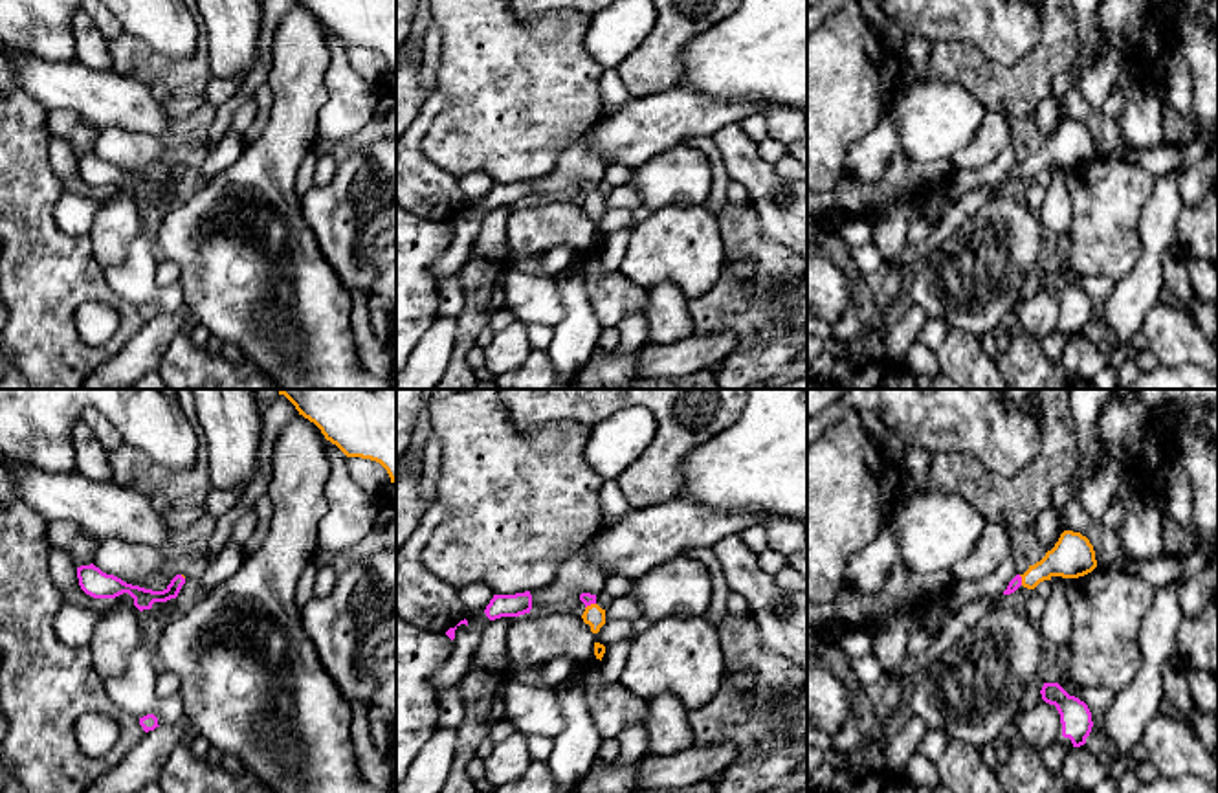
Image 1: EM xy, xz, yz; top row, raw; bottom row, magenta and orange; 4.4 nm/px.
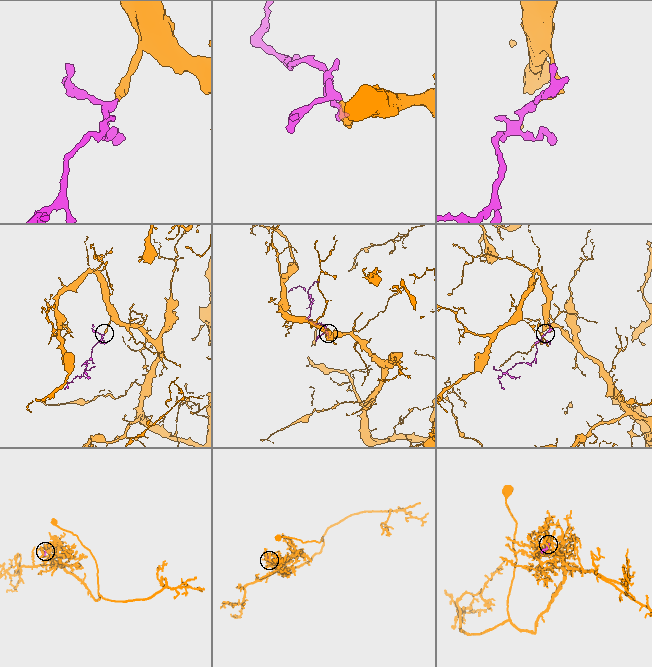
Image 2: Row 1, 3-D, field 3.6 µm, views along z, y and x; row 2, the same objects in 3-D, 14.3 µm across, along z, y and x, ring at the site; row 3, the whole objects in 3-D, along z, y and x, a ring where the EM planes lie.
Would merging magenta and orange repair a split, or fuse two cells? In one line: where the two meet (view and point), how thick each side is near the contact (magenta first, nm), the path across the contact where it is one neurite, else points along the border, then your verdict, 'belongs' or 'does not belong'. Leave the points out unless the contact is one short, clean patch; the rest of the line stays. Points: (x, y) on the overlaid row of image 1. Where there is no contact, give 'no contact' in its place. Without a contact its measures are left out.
contact yz (1020, 580); calibres 50 and 190 nm; way yz (1017, 580), (1020, 580), (1072, 557); belongs

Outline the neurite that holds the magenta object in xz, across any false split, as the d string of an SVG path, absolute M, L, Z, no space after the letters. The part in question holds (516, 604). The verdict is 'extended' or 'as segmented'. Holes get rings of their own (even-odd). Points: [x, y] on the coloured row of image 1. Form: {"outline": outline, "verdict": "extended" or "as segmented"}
{"outline": "M530 591L515 593L515 595L493 595L484 613L490 620L501 617L519 617L530 613L532 609L532 595Z", "verdict": "as segmented"}

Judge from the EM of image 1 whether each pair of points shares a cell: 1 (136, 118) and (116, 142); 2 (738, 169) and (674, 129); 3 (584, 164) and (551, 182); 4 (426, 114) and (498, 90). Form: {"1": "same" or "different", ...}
{"1": "different", "2": "different", "3": "same", "4": "different"}

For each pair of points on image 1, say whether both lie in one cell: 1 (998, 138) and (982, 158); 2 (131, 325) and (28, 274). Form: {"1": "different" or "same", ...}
{"1": "same", "2": "same"}

